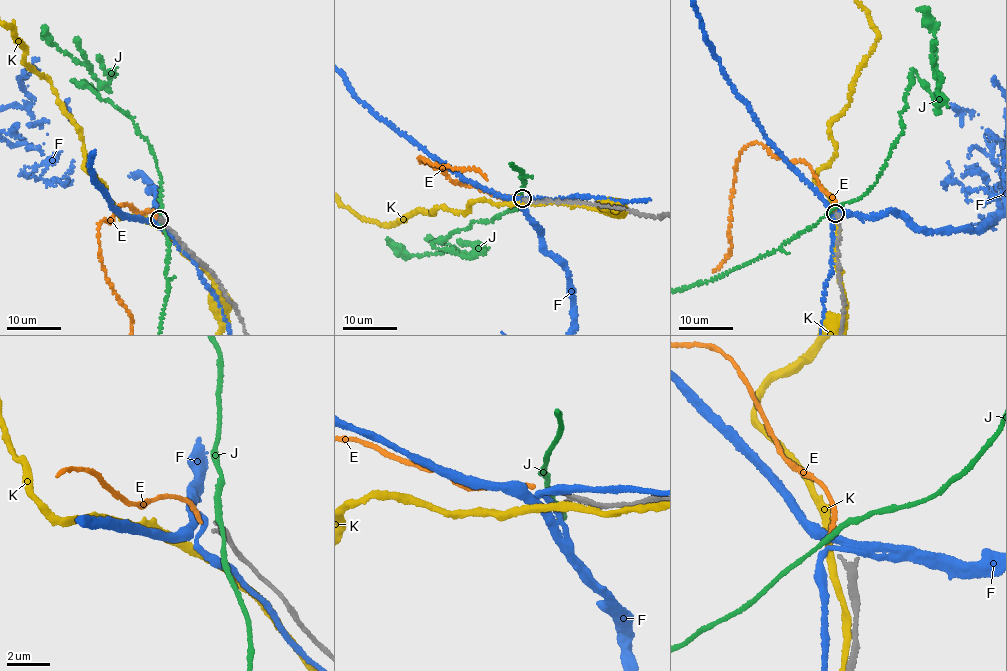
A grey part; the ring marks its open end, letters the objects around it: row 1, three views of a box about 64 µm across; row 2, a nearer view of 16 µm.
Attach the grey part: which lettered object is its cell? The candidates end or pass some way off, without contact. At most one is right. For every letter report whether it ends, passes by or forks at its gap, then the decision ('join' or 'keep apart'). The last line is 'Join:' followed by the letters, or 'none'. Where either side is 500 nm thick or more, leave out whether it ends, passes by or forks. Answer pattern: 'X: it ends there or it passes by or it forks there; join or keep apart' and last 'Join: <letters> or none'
E: it ends there; join
F: it forks there; keep apart
J: it passes by; keep apart
K: it passes by; keep apart
Join: E

